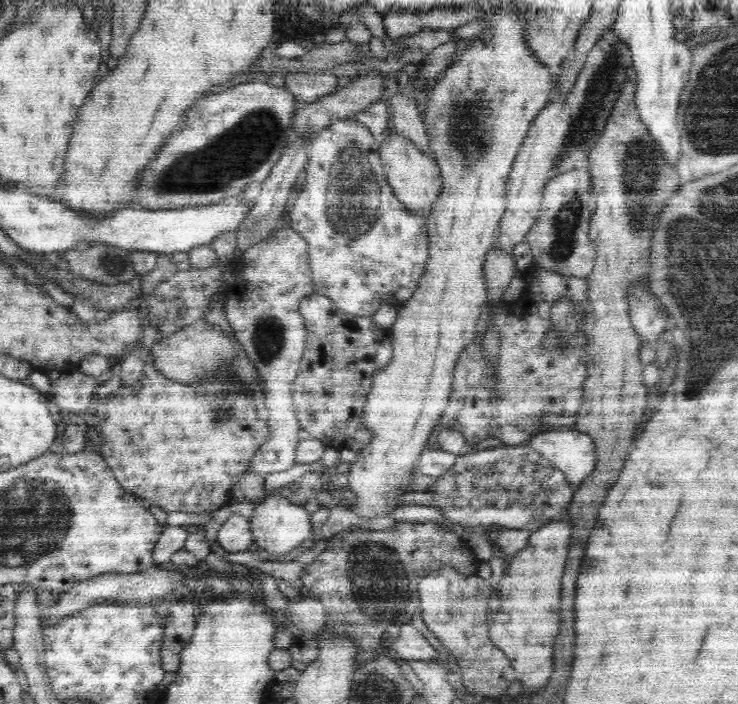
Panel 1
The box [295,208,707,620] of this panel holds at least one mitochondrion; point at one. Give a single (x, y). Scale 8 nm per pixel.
(383, 587)

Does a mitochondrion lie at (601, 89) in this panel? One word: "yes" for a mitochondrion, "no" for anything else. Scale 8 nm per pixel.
yes

